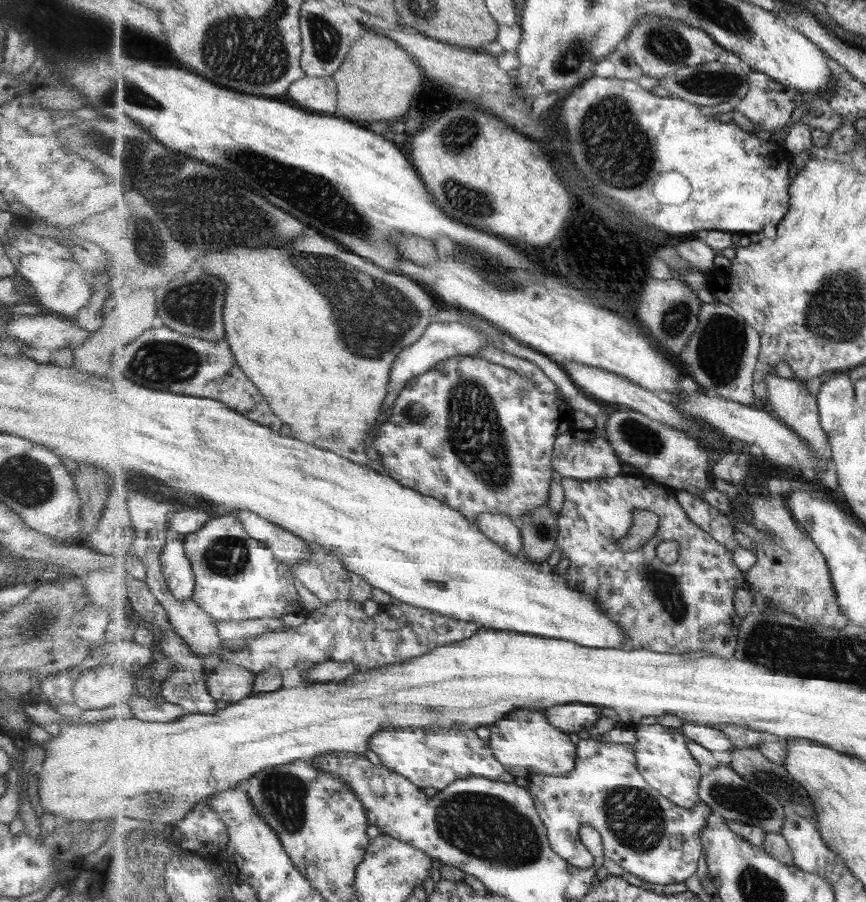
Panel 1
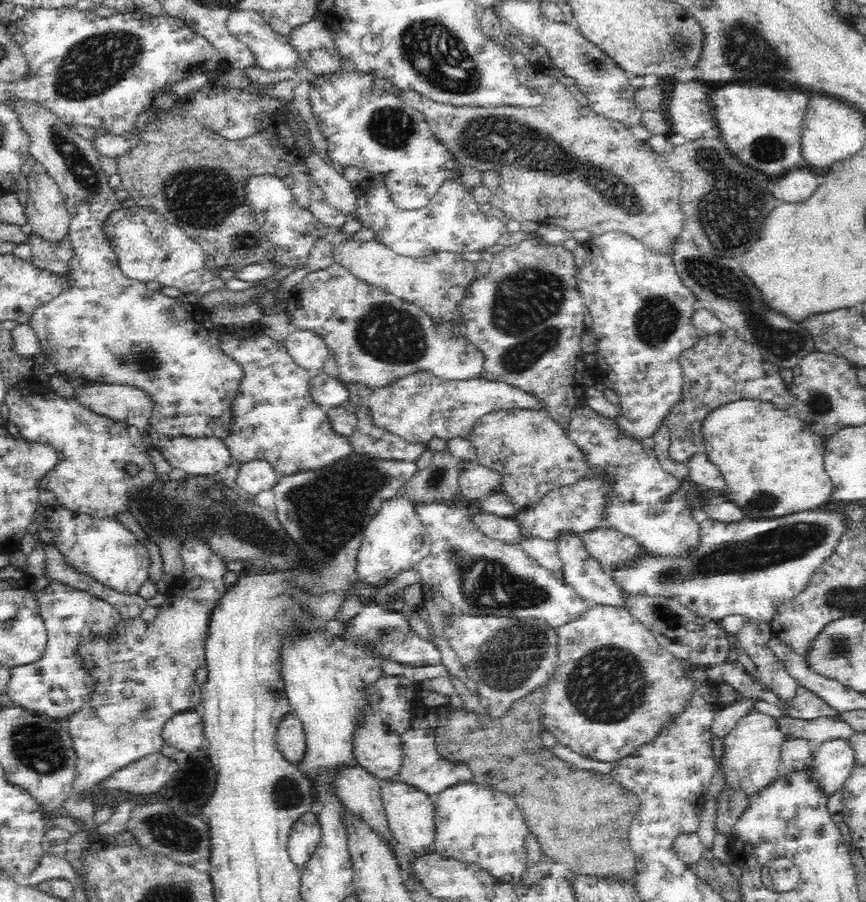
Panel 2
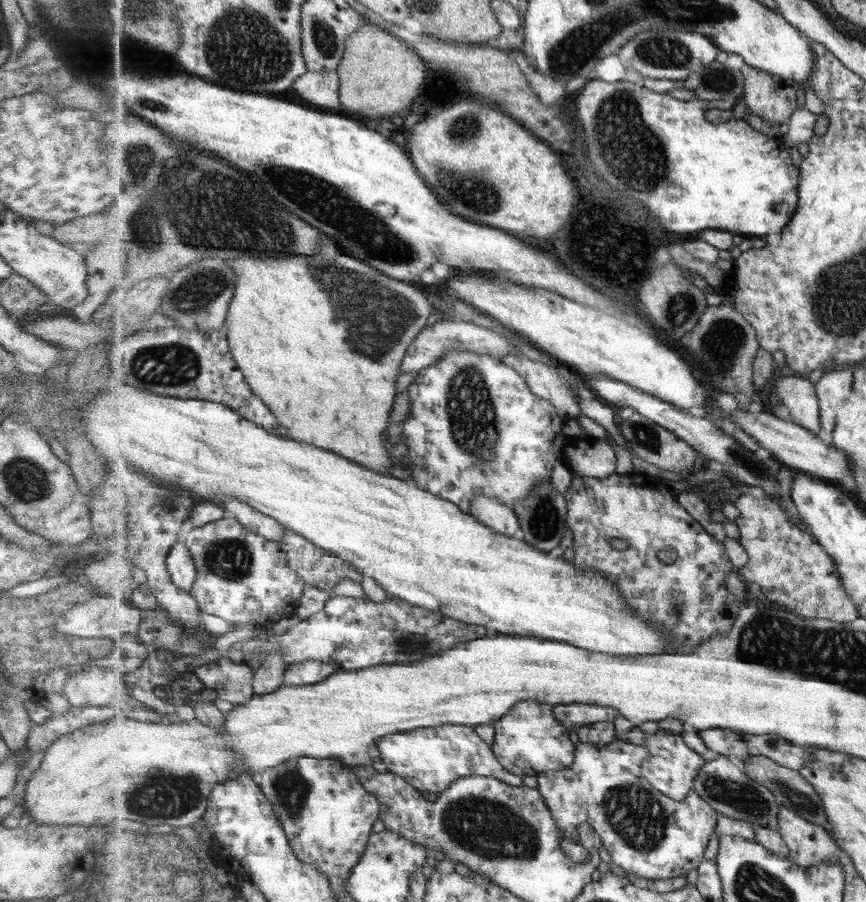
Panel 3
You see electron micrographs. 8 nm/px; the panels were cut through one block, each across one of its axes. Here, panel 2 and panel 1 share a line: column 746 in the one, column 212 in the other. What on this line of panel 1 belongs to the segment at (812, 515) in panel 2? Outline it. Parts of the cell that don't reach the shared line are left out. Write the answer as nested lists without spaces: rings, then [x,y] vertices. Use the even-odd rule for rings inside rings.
[[[237,515],[211,519],[201,530],[184,536],[183,542],[196,576],[192,599],[214,620],[241,622],[265,617],[283,618],[285,614],[305,610],[298,588],[295,588],[293,568],[279,562],[274,551],[251,538]]]

